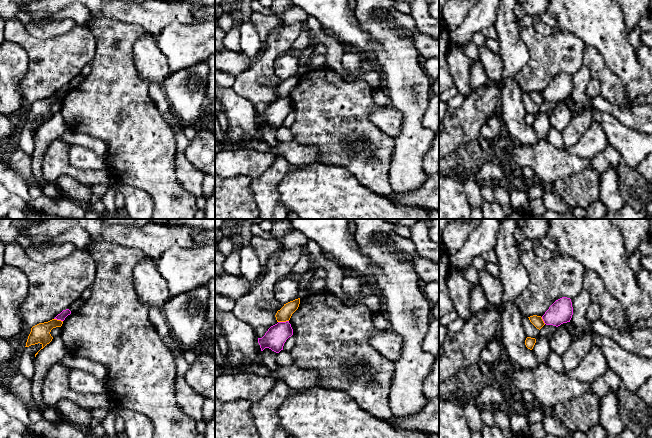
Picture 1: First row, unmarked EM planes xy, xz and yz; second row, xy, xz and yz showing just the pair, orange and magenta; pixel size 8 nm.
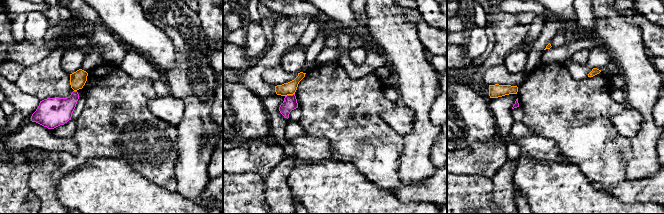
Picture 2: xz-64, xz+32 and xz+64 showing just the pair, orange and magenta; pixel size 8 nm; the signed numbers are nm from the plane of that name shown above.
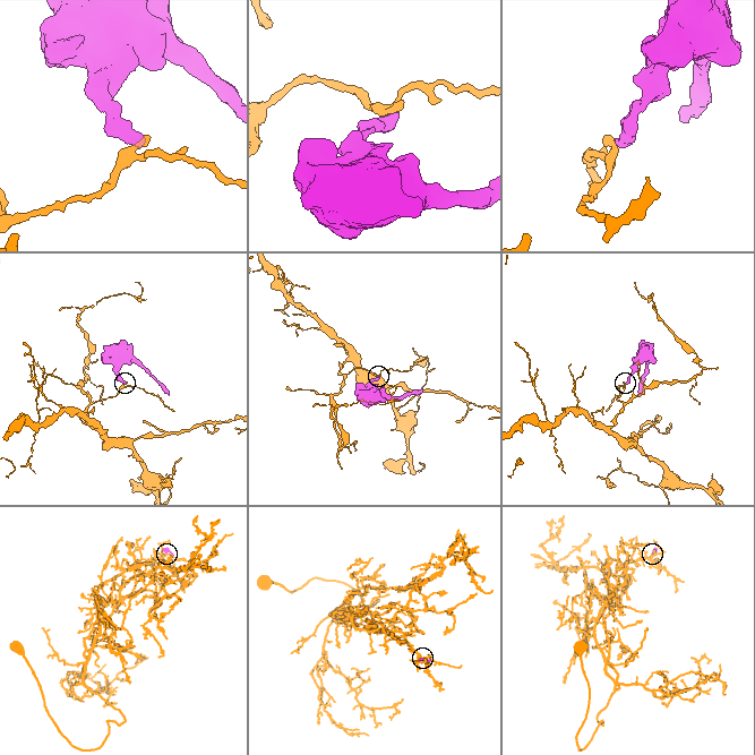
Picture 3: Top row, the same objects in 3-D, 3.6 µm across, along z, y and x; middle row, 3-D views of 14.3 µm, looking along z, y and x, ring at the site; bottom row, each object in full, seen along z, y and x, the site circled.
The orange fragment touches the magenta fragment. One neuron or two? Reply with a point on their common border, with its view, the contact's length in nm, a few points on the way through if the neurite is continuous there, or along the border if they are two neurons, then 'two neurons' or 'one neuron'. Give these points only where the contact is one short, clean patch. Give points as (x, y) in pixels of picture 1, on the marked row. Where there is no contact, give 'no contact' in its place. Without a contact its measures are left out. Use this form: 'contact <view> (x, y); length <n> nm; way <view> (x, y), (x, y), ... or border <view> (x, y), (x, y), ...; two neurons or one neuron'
contact xz (283, 321); length 90 nm; border xz (288, 320), (278, 322); two neurons

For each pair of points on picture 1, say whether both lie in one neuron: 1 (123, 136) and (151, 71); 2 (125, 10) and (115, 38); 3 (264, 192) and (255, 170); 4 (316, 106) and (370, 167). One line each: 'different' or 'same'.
1: different
2: different
3: different
4: same

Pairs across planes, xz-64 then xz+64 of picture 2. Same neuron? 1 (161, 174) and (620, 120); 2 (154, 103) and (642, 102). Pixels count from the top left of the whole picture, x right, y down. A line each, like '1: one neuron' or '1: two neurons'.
1: two neurons
2: two neurons

